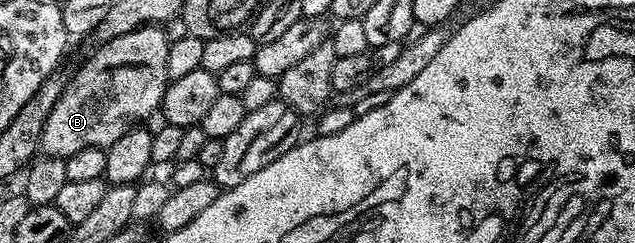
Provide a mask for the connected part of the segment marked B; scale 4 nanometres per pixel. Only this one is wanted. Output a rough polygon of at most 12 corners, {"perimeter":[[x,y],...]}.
{"perimeter":[[169,41],[98,44],[51,107],[40,152],[108,149],[161,107]]}

